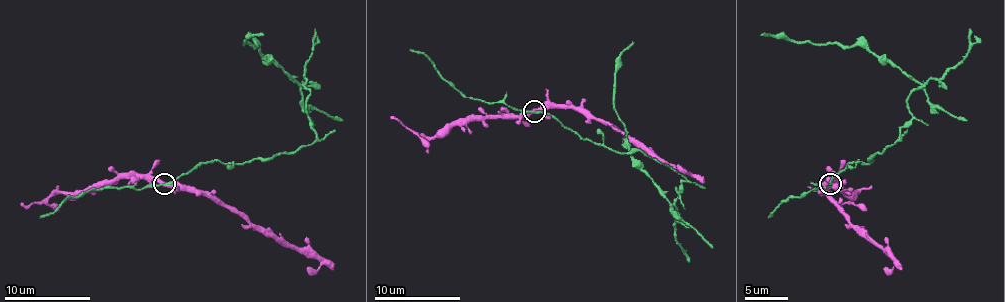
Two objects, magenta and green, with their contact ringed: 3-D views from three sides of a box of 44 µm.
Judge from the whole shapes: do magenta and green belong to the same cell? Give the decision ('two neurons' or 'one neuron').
two neurons

